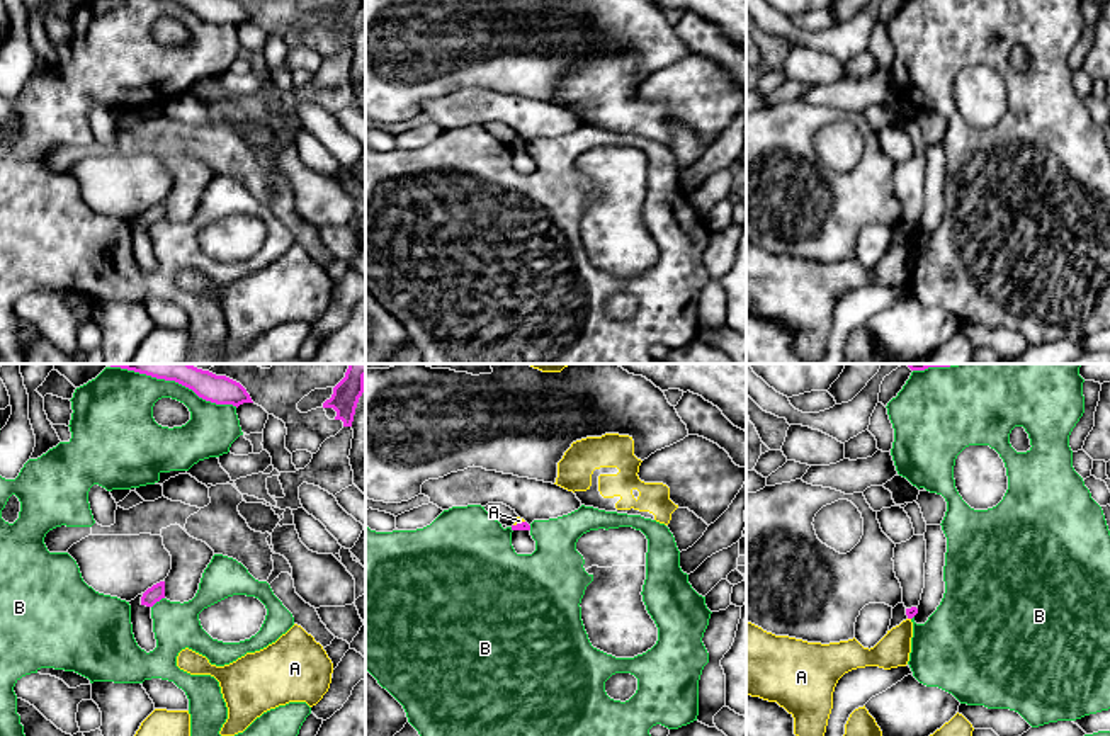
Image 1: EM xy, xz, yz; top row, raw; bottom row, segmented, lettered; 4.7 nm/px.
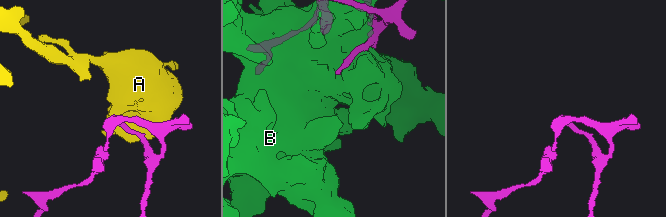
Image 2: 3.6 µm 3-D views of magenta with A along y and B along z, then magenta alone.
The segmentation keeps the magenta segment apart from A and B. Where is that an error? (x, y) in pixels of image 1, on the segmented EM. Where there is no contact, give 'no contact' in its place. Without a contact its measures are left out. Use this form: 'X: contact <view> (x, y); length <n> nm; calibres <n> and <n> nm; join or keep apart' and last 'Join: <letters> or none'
A: contact xz (519, 524); length 60 nm; calibres 50 and 30 nm; keep apart
B: contact xy (174, 379); length 650 nm; calibres 160 and 280 nm; keep apart
Join: none

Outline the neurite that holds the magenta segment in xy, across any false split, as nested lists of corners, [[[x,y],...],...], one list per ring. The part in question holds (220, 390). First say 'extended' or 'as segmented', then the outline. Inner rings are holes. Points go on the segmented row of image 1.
as segmented; [[[109,364],[110,367],[121,367],[146,374],[156,379],[175,381],[192,389],[199,398],[216,405],[240,406],[243,403],[253,403],[246,389],[226,377],[216,376],[209,371],[197,369],[190,364]]]

